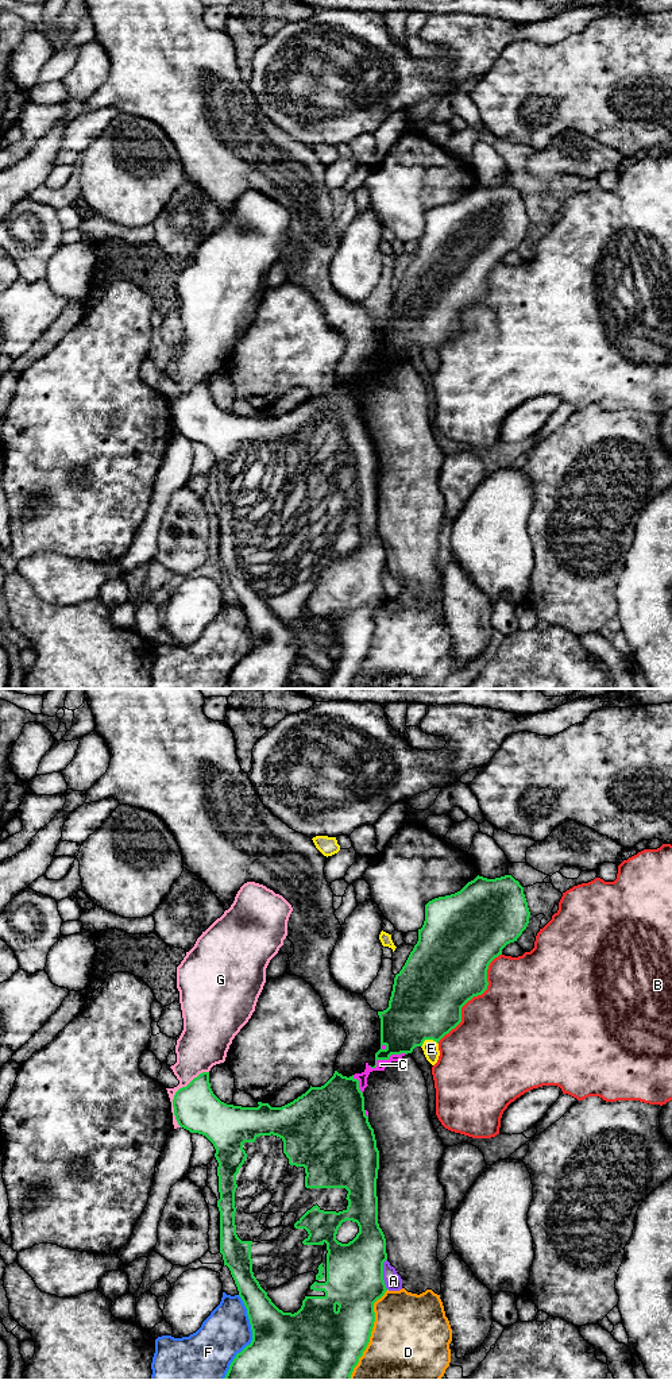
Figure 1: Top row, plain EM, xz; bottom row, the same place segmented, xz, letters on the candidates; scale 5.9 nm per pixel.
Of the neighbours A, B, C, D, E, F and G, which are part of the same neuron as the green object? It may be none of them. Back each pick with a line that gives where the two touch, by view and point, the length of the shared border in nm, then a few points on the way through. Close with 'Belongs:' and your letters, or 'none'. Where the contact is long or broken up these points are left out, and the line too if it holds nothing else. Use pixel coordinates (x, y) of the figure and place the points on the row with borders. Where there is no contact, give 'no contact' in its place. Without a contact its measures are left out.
Belongs: none

